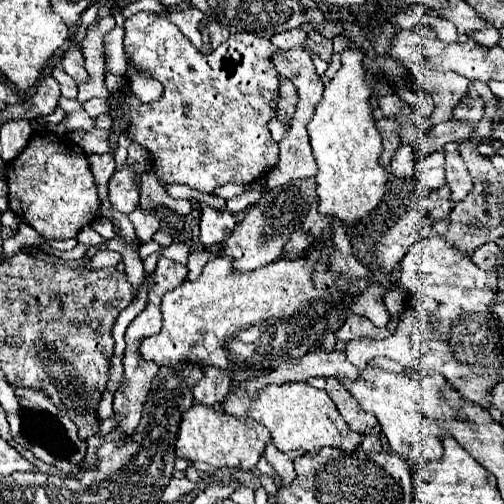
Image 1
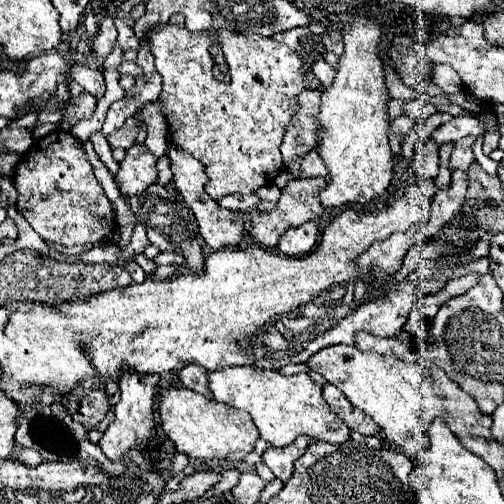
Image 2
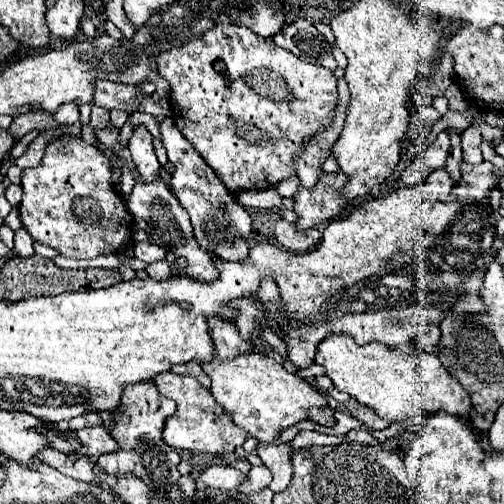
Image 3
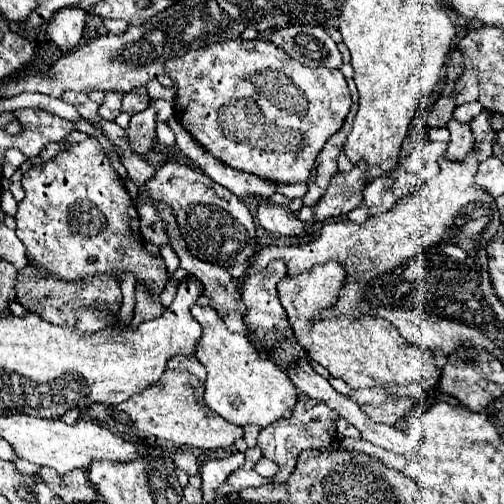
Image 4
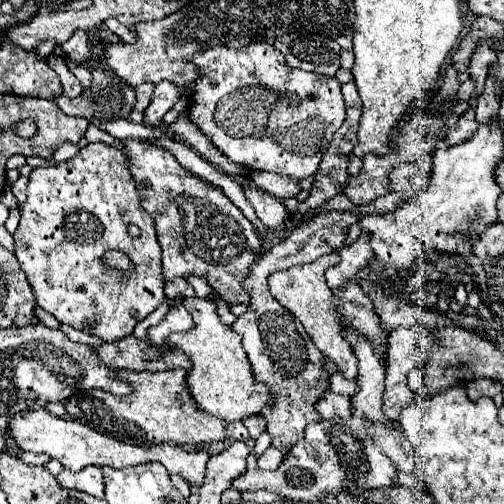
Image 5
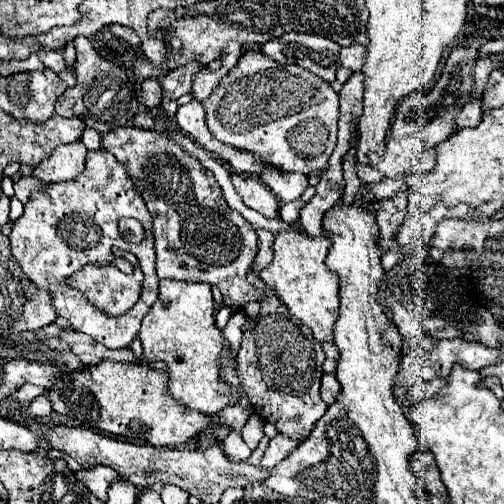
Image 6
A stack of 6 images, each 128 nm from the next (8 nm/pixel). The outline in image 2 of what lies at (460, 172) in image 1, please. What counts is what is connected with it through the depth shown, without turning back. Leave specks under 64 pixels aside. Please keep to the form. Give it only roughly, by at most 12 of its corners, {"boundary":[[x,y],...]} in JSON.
{"boundary":[[474,136],[454,142],[450,170],[468,170],[474,162]]}

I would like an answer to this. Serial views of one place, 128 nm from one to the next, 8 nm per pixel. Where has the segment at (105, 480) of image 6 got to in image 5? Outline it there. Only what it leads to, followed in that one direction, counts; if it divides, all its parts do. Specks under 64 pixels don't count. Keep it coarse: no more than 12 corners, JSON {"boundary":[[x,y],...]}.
{"boundary":[[62,470],[56,480],[68,490],[104,498],[102,470]]}

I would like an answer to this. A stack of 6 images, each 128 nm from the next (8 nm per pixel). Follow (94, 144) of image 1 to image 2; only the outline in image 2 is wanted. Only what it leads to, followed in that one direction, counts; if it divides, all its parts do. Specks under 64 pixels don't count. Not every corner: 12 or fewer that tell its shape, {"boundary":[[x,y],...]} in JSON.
{"boundary":[[128,118],[116,134],[110,134],[110,148],[128,148],[136,140],[136,118]]}

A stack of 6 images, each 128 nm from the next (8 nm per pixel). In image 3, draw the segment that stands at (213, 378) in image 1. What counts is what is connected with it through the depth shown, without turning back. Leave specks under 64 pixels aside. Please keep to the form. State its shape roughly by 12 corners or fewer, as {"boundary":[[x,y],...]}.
{"boundary":[[198,362],[176,364],[174,374],[194,376],[204,388],[210,380]]}

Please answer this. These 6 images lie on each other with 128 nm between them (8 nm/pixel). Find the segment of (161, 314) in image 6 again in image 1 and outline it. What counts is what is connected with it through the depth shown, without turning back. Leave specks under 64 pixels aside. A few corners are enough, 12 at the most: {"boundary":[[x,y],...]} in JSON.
{"boundary":[[308,382],[232,392],[224,410],[266,426],[282,452],[352,452],[326,390]]}

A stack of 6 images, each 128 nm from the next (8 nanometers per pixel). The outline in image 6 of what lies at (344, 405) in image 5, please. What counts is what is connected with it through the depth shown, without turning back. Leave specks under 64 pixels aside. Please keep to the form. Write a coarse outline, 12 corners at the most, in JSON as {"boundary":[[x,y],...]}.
{"boundary":[[332,374],[322,376],[320,398],[326,406],[336,402],[340,382]]}

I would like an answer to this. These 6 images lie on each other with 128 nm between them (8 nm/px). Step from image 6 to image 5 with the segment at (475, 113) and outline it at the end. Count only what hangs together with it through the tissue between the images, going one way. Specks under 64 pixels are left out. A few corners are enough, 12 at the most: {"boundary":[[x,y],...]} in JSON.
{"boundary":[[466,110],[448,130],[446,144],[460,144],[478,130],[474,110]]}

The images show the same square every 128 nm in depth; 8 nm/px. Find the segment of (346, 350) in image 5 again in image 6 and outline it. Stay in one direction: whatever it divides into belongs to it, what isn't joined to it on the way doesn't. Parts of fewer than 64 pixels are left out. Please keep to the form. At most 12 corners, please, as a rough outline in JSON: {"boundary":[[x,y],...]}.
{"boundary":[[274,236],[260,278],[332,342],[338,278],[324,264],[326,236]]}

